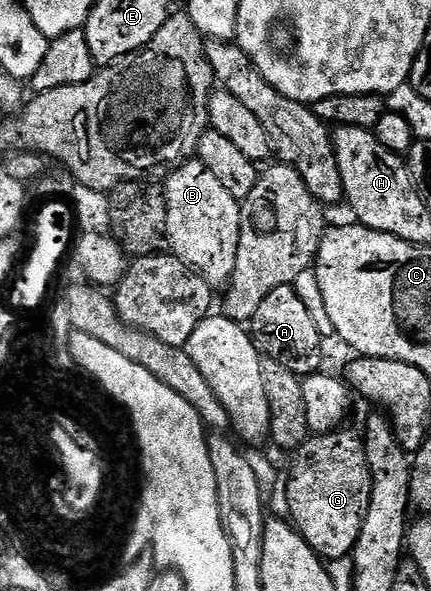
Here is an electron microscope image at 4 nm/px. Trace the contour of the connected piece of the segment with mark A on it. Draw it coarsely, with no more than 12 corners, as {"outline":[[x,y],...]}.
{"outline":[[293,285],[276,287],[248,322],[259,353],[301,378],[324,338]]}

